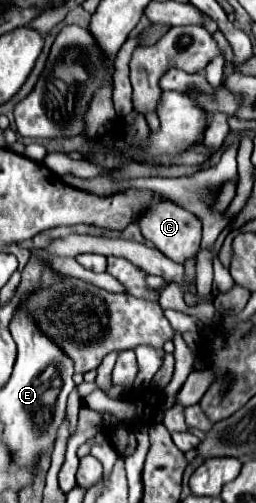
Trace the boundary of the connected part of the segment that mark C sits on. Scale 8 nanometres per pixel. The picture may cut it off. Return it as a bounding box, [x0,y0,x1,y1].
[139,201,202,263]

